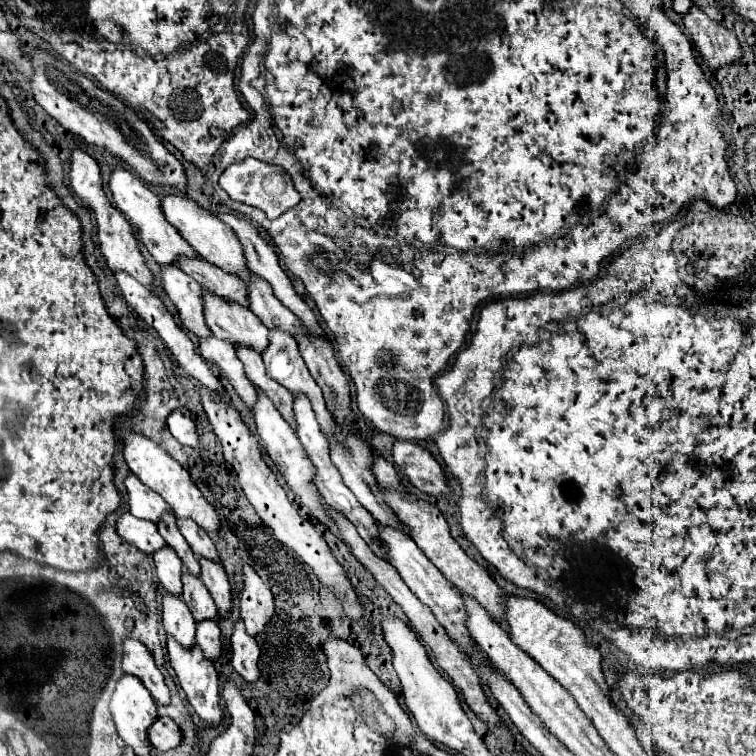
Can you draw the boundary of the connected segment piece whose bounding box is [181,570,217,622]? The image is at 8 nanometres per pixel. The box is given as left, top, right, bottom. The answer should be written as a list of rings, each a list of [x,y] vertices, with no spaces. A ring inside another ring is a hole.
[[[187,570],[183,572],[183,592],[181,592],[181,598],[187,602],[191,614],[193,614],[193,618],[197,622],[217,616],[215,602],[211,598],[209,590],[203,586],[201,578],[189,574]]]

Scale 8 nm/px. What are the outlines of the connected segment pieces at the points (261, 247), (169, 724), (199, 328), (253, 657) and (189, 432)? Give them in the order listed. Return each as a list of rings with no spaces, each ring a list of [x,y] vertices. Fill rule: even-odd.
[[[211,212],[213,216],[217,216],[221,222],[225,222],[227,226],[231,226],[233,228],[233,232],[235,232],[235,236],[239,238],[239,242],[241,242],[241,246],[243,246],[243,256],[245,256],[245,260],[247,260],[247,266],[251,268],[251,272],[255,272],[257,276],[261,276],[263,280],[267,280],[267,282],[271,282],[271,286],[273,286],[273,290],[275,290],[275,296],[311,330],[311,332],[315,332],[315,334],[319,334],[319,336],[325,336],[325,332],[321,330],[321,326],[319,326],[319,322],[317,322],[317,318],[315,318],[315,314],[311,312],[311,308],[297,296],[297,292],[293,290],[293,286],[291,286],[291,282],[289,282],[289,278],[287,278],[287,274],[283,272],[283,268],[279,266],[279,258],[277,258],[277,254],[275,254],[275,250],[261,238],[261,234],[259,234],[259,230],[249,222],[249,220],[245,220],[245,218],[239,218],[239,216],[235,216],[235,214],[231,214],[231,212]]]
[[[157,718],[149,726],[147,736],[149,736],[149,744],[155,750],[171,750],[181,742],[181,730],[171,718]]]
[[[161,266],[161,286],[175,304],[185,328],[195,336],[207,336],[209,328],[203,318],[201,286],[177,266]]]
[[[243,620],[235,622],[235,630],[233,630],[233,636],[231,636],[231,652],[233,652],[231,654],[233,668],[247,682],[255,682],[259,678],[259,668],[257,668],[259,646],[257,646],[255,638],[245,632]]]
[[[177,408],[167,416],[167,428],[173,434],[177,442],[183,446],[197,448],[197,432],[195,432],[195,422],[191,420],[191,414],[187,408]]]

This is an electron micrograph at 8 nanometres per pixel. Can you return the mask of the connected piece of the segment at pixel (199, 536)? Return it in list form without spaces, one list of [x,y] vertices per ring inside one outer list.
[[[177,518],[177,526],[179,526],[181,534],[185,536],[185,540],[189,542],[189,546],[191,546],[191,550],[193,550],[195,554],[219,562],[215,544],[213,544],[213,540],[207,536],[207,532],[205,532],[201,526],[197,526],[197,524],[191,522],[191,520],[183,520],[183,518]]]

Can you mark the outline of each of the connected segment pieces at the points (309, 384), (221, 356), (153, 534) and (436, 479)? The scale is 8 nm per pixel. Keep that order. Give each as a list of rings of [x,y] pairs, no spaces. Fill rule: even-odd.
[[[269,330],[271,334],[271,346],[267,346],[267,350],[263,352],[263,362],[265,362],[265,368],[267,368],[267,374],[269,378],[277,380],[279,384],[287,386],[287,390],[291,390],[293,394],[295,392],[305,392],[313,404],[313,412],[317,416],[317,422],[321,426],[323,432],[331,432],[331,426],[333,426],[333,418],[331,414],[327,412],[325,408],[325,400],[323,400],[323,392],[319,388],[319,384],[315,382],[315,378],[311,378],[311,372],[307,370],[307,364],[303,362],[299,350],[297,350],[297,342],[291,338],[291,334],[283,332],[283,330]]]
[[[209,334],[207,338],[199,338],[199,350],[207,362],[213,362],[219,366],[221,378],[229,380],[229,384],[237,390],[241,400],[249,408],[253,408],[253,404],[257,400],[255,388],[251,386],[249,378],[243,372],[243,364],[235,354],[235,346],[231,346],[231,342],[221,342],[213,334]]]
[[[125,512],[119,520],[117,520],[117,534],[131,546],[135,546],[137,550],[141,550],[143,554],[151,556],[155,550],[167,546],[167,542],[163,542],[163,538],[157,532],[157,524],[151,520],[141,520],[131,516],[129,512]]]
[[[397,440],[393,444],[393,460],[403,470],[407,480],[421,492],[429,496],[445,496],[449,492],[447,478],[443,476],[441,464],[433,458],[433,454],[415,444]]]

